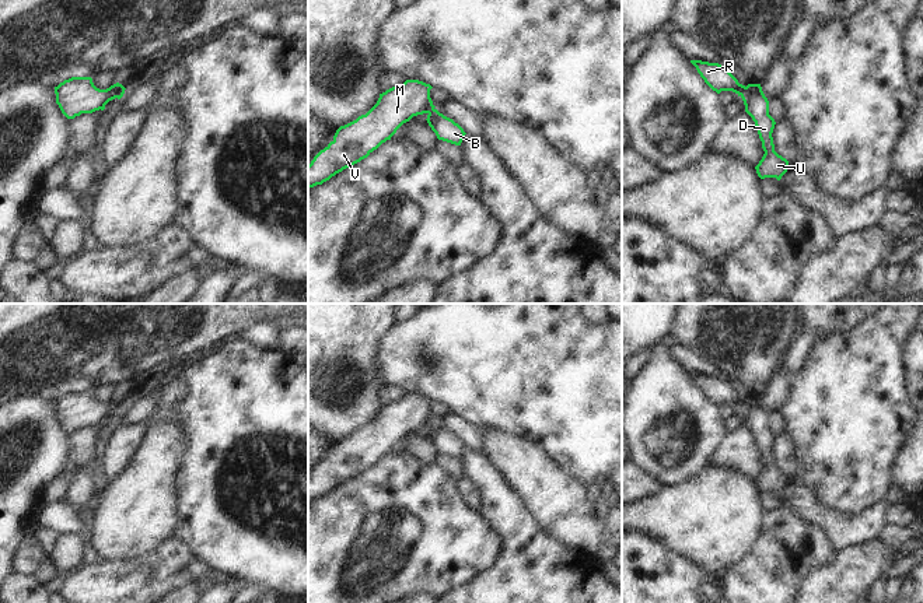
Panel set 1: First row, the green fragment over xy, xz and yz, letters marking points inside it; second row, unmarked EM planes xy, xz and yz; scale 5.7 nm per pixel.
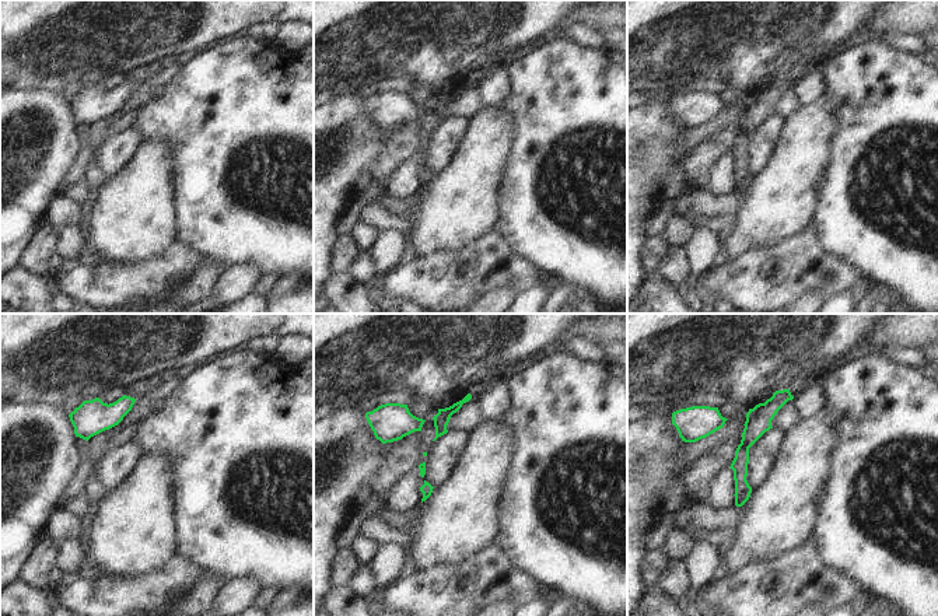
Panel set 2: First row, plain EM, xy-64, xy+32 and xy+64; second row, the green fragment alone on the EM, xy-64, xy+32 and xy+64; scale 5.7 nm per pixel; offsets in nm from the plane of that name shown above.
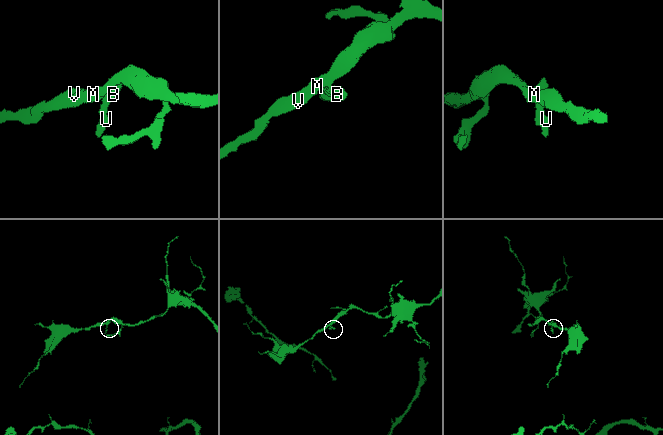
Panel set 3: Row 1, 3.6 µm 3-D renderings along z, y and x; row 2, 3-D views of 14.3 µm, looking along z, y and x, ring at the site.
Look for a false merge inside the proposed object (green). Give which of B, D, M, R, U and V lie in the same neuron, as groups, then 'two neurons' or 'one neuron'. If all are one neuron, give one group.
B D U / M R V; two neurons

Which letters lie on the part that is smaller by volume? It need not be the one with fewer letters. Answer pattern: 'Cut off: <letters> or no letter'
Cut off: B, D, U

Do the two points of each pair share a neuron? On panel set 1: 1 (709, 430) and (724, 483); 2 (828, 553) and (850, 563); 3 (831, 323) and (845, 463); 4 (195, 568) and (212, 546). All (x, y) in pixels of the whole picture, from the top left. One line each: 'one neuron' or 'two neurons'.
1: two neurons
2: two neurons
3: two neurons
4: two neurons

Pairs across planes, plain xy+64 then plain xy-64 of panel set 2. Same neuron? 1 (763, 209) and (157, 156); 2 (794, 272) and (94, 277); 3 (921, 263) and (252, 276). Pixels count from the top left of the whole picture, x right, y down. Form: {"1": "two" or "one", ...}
{"1": "one", "2": "one", "3": "two"}

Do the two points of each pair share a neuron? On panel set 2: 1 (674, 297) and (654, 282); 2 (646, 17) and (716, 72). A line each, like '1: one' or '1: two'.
1: one
2: one

